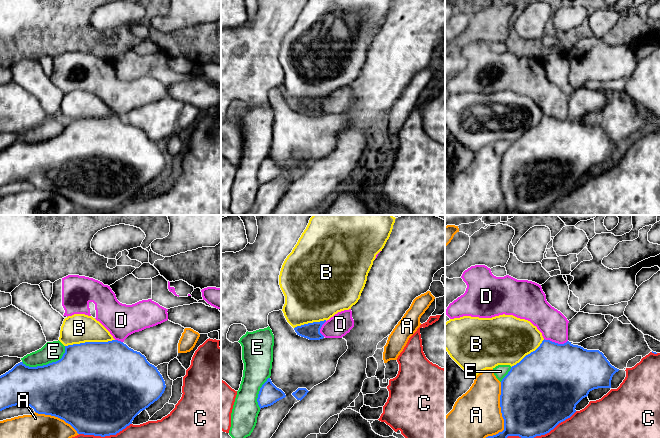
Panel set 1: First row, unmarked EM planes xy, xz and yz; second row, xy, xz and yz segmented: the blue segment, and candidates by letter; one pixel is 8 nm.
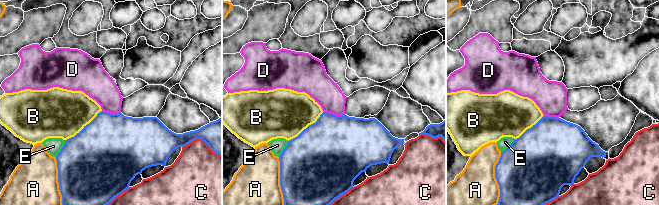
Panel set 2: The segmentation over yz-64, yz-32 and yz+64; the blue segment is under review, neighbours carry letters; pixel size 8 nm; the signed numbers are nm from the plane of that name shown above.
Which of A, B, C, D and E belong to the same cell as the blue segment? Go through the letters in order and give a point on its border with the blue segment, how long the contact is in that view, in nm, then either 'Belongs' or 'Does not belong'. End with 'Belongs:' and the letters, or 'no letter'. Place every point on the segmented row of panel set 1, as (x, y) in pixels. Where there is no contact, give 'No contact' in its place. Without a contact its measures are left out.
A: Touches blue at yz (502, 415). Shared border 460 nm. Does not belong
B: Touches blue at xy (89, 342). Shared border 400 nm. Does not belong
C: Touches blue at xy (105, 435). Shared border 440 nm. Does not belong
D: Touches blue at yz (556, 343). Shared border 190 nm. Does not belong
E: Touches blue at xy (47, 364). Shared border 380 nm. Does not belong
Belongs: no letter

